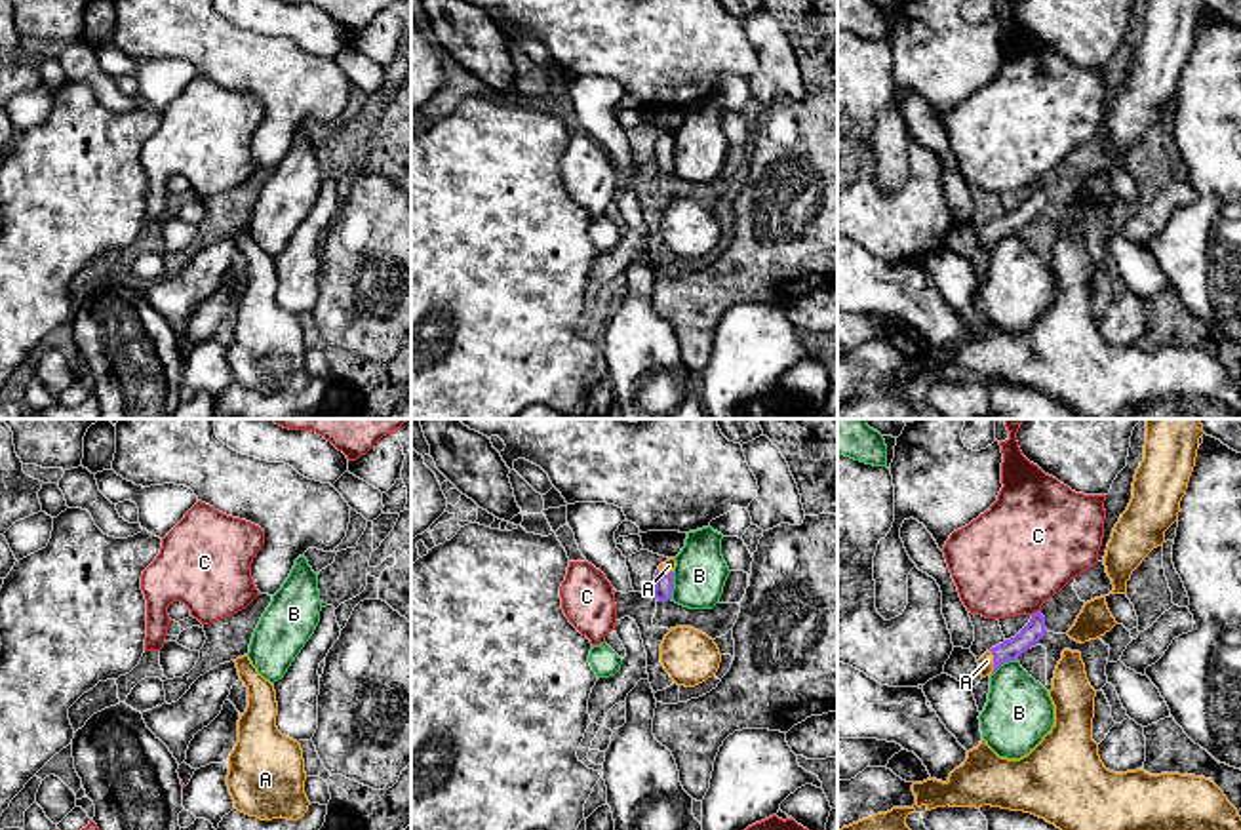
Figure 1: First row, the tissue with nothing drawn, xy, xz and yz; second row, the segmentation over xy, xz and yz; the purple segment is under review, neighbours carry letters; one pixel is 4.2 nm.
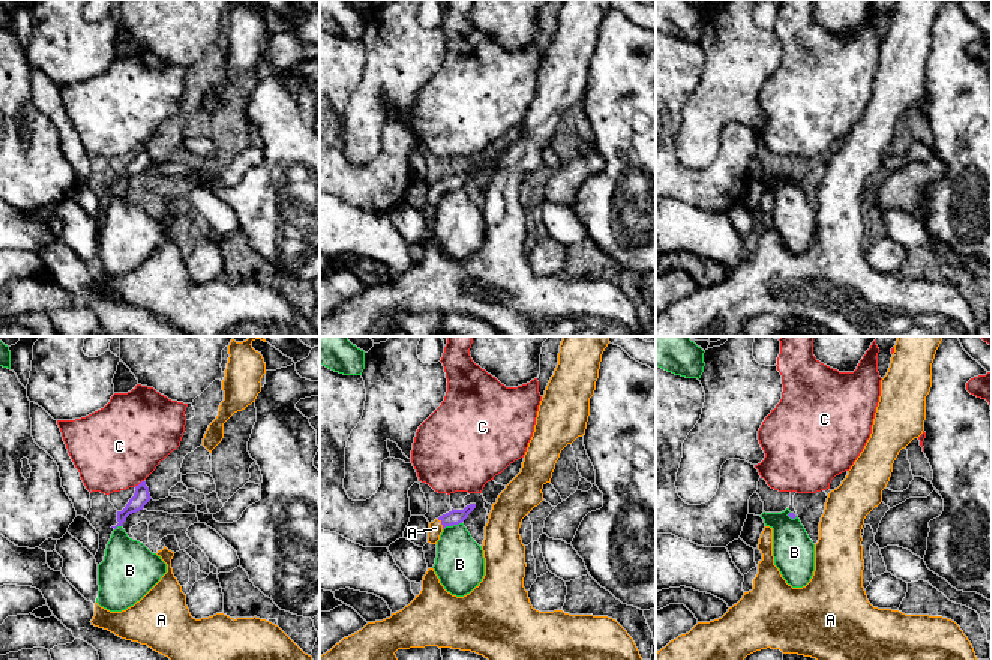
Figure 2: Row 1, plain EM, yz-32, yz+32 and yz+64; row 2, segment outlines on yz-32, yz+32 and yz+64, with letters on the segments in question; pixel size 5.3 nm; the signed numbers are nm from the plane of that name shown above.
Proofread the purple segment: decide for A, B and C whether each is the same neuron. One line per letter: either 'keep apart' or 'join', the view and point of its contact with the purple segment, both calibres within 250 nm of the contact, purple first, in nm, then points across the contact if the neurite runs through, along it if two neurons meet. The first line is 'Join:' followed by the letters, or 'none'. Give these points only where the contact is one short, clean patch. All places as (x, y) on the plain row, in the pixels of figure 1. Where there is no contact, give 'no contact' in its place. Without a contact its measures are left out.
Join: A
A: join | yz (994, 235) | 90/60 nm | across yz (1034, 204), (994, 235), (986, 235)
B: keep apart | xz (672, 158) | 80/220 nm | along xz (674, 145), (670, 172)
C: keep apart | yz (1038, 185) | 90/460 nm

